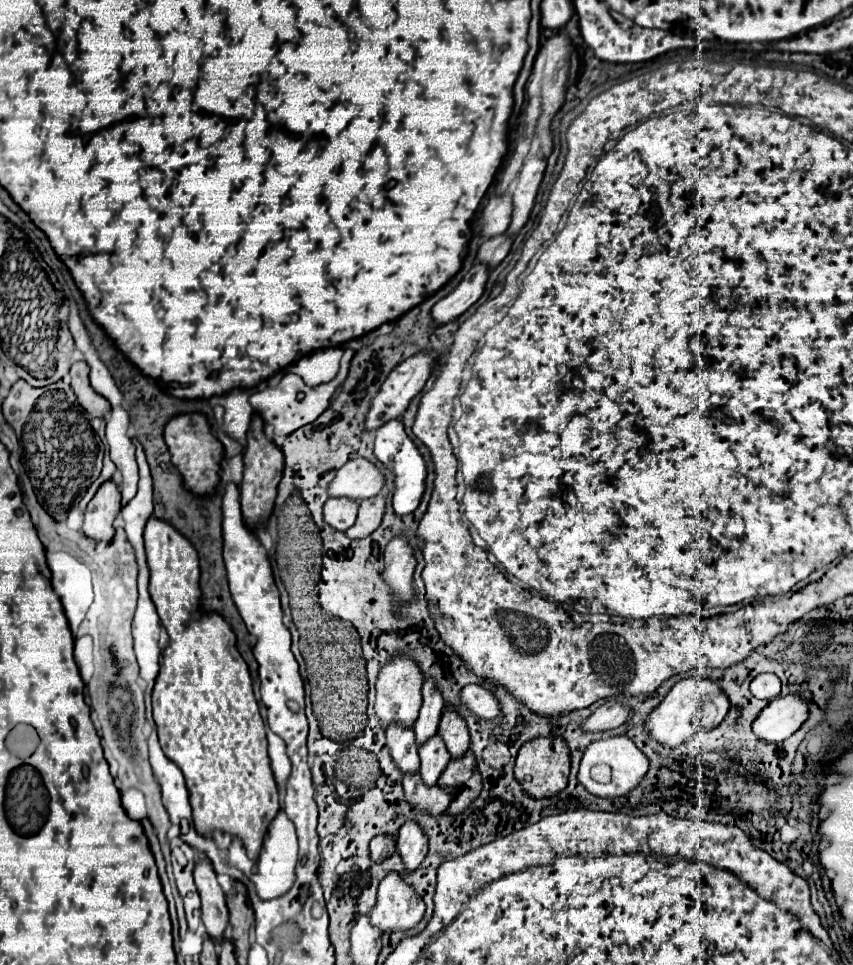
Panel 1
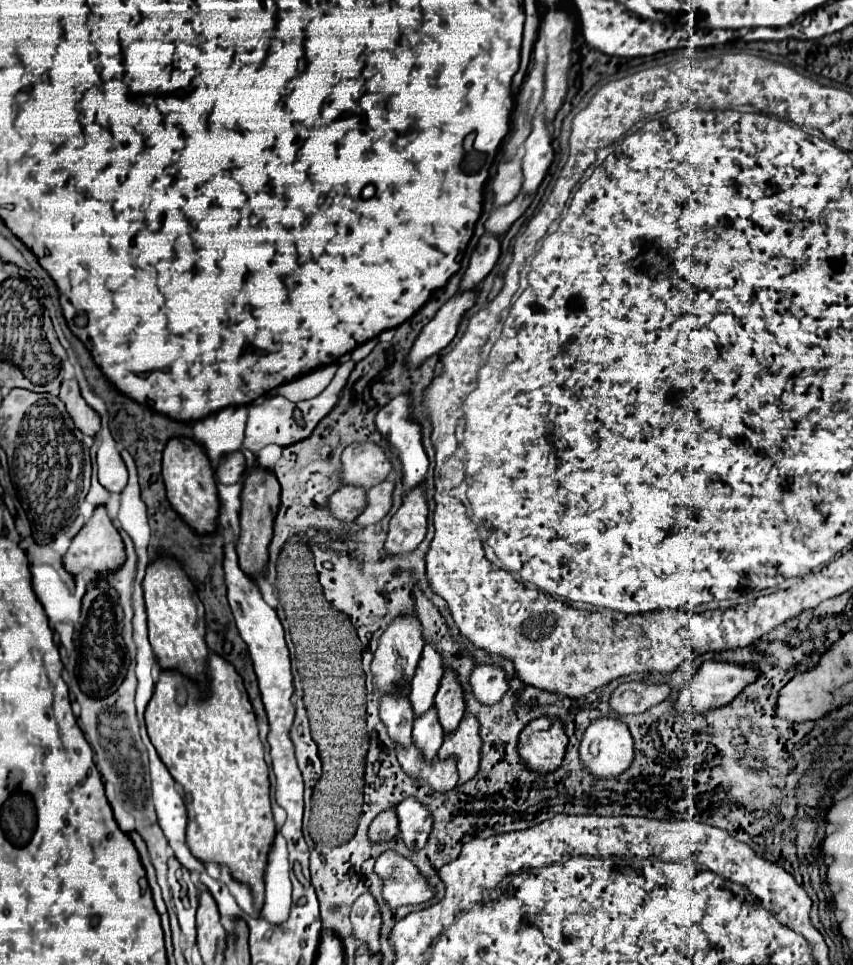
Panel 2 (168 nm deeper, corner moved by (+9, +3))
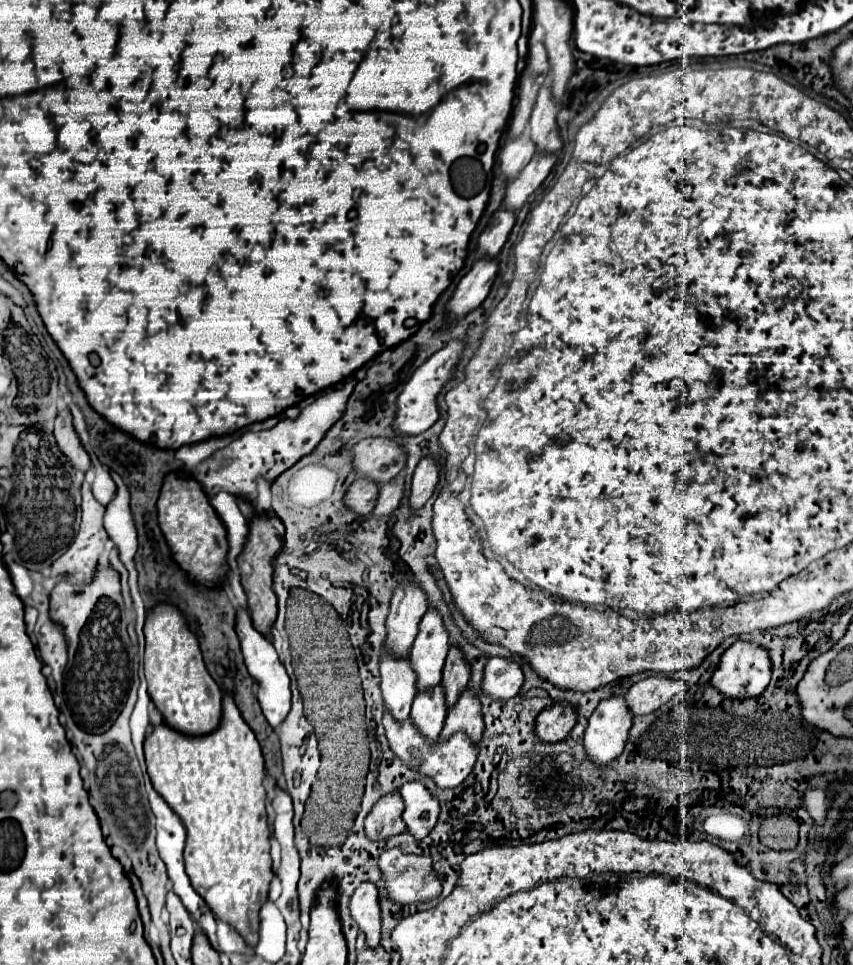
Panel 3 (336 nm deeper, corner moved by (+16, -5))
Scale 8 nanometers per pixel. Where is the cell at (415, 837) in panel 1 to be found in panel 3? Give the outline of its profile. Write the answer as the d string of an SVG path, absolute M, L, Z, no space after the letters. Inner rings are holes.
M420 781L404 783L400 787L400 795L406 803L402 819L408 827L408 833L412 833L416 839L424 839L436 825L440 813L438 799Z

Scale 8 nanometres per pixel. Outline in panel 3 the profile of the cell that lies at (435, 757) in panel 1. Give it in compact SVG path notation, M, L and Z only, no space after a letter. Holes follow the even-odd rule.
M434 685L432 689L420 691L412 703L412 721L418 727L418 731L434 741L442 727L444 727L444 719L448 713L448 705L446 705L446 695L442 685Z

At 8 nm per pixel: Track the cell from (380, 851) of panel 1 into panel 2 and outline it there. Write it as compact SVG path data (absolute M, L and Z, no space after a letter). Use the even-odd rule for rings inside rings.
M387 809L379 817L375 817L373 823L369 825L369 841L371 843L391 841L399 833L397 827L399 827L399 821L395 815L395 809Z

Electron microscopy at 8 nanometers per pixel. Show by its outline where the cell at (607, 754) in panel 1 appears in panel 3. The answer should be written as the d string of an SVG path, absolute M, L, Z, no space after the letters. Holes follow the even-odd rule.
M608 697L600 701L584 733L588 759L592 759L596 765L608 765L614 761L624 749L630 727L632 713L624 697Z

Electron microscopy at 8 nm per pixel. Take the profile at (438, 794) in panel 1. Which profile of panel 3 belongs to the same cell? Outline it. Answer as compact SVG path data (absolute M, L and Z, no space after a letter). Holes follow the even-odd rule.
M388 711L384 713L384 729L386 729L386 737L390 743L390 749L400 757L402 763L406 763L412 769L418 769L420 773L432 777L436 781L438 787L442 789L450 789L450 787L458 787L472 771L476 759L478 759L478 743L474 743L466 733L454 733L450 739L446 741L428 741L428 739L420 739L418 729L412 725L412 719L408 717L406 721L398 723Z

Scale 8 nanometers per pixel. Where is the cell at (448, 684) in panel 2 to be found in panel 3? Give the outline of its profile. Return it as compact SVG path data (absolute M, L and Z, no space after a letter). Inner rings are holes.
M452 645L448 651L448 657L446 657L444 673L442 673L442 687L446 691L448 705L456 703L460 693L466 689L468 679L470 679L470 665L468 665L464 653Z

